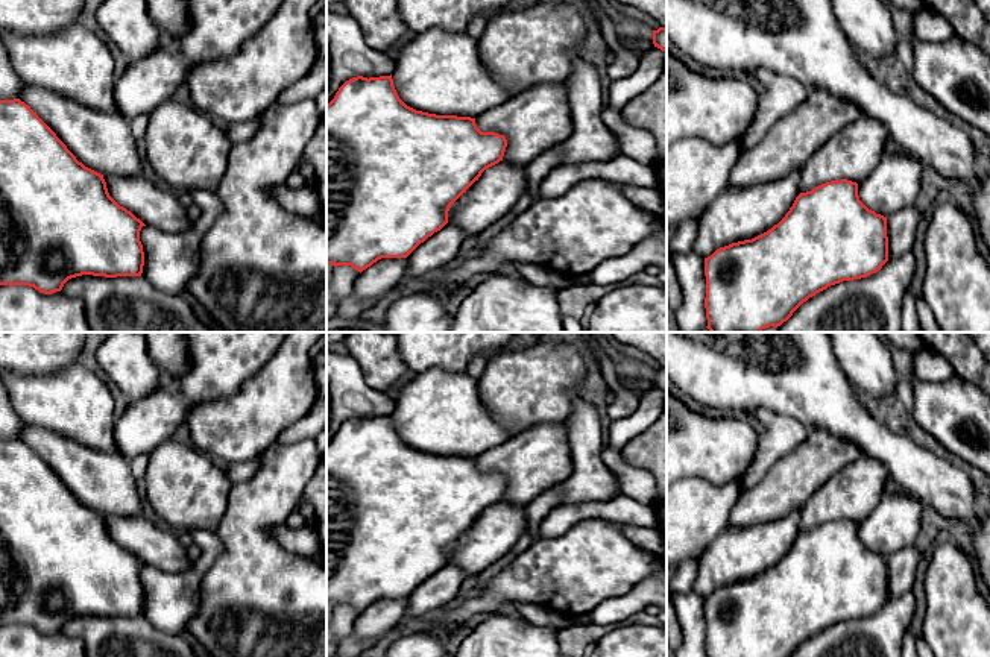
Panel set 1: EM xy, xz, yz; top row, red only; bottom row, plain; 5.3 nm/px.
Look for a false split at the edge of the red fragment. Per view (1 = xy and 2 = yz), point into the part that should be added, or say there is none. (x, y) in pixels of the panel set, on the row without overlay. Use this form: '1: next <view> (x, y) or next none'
1: next none
2: next none

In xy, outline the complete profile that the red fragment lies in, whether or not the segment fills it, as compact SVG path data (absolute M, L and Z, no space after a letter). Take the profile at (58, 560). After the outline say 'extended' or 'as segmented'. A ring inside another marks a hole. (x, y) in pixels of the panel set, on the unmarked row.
M20 439L0 440L0 625L29 625L44 634L61 631L64 624L76 616L93 615L105 618L141 616L144 592L140 571L146 566L131 551L120 546L108 533L103 514L85 507L56 476L56 473Z; as segmented

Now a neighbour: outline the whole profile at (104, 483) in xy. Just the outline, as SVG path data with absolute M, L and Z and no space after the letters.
M26 425L18 437L85 507L111 516L143 516L131 463L121 454L105 454L50 429Z

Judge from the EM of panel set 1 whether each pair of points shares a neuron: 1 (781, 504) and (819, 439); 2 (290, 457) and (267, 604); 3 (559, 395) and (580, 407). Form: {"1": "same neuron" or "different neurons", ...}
{"1": "same neuron", "2": "same neuron", "3": "different neurons"}

